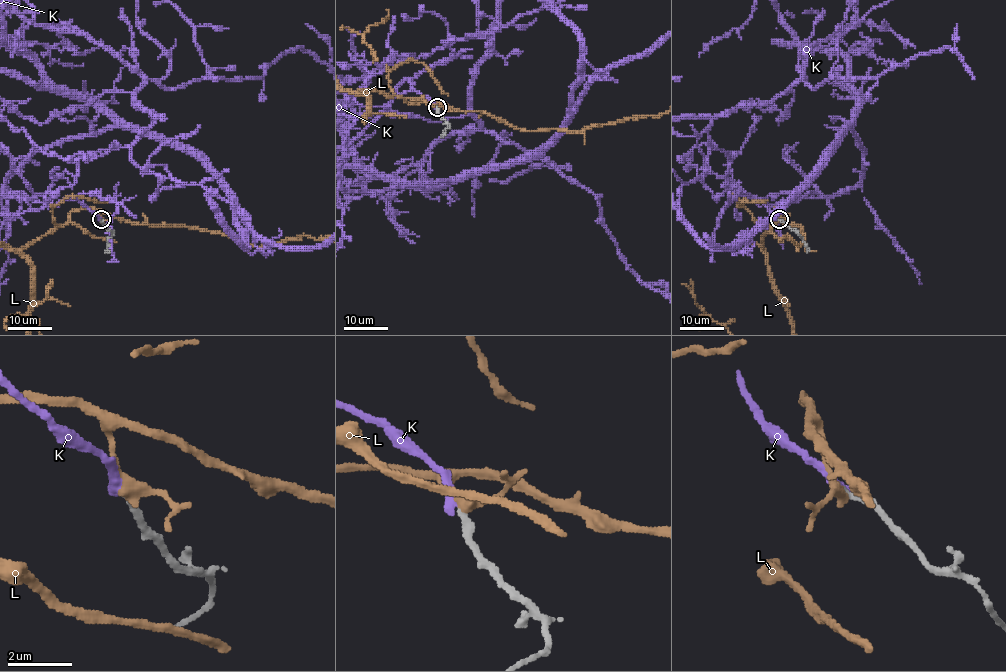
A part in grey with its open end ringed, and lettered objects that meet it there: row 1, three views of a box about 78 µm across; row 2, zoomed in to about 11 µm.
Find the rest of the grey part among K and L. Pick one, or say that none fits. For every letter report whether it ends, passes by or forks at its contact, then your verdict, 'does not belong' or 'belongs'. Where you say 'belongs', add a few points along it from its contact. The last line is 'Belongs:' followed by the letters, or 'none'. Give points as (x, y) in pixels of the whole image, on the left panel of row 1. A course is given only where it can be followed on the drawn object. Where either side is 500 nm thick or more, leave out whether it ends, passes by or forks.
K: it ends; belongs; course (101, 220), (4, 184), (129, 127), (187, 149), (258, 238), (309, 247)
L: it passes by; does not belong
Belongs: K

